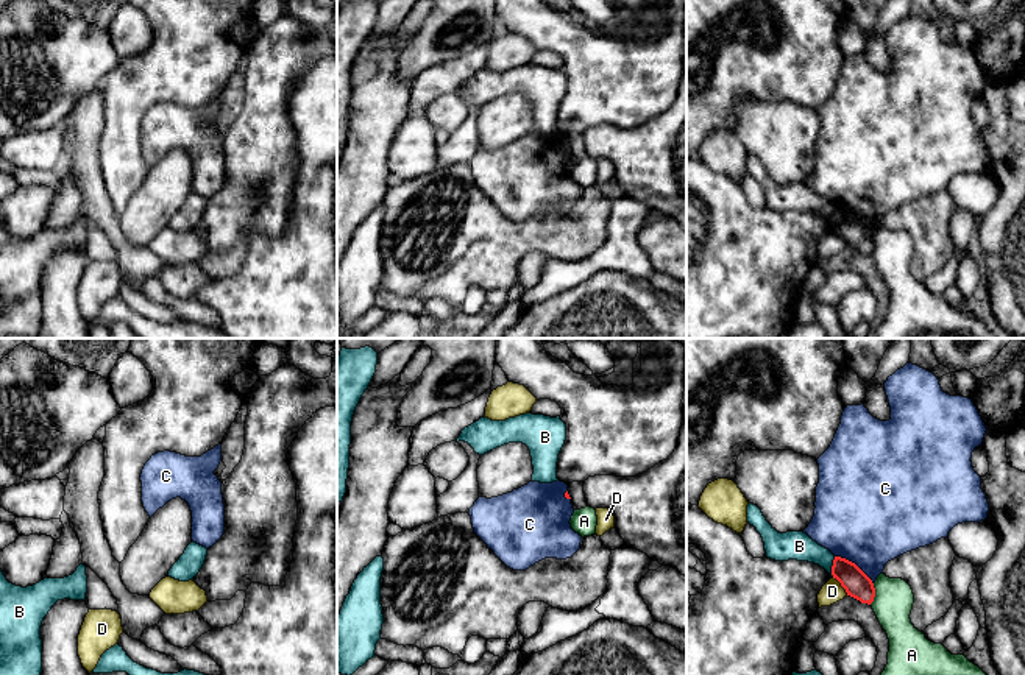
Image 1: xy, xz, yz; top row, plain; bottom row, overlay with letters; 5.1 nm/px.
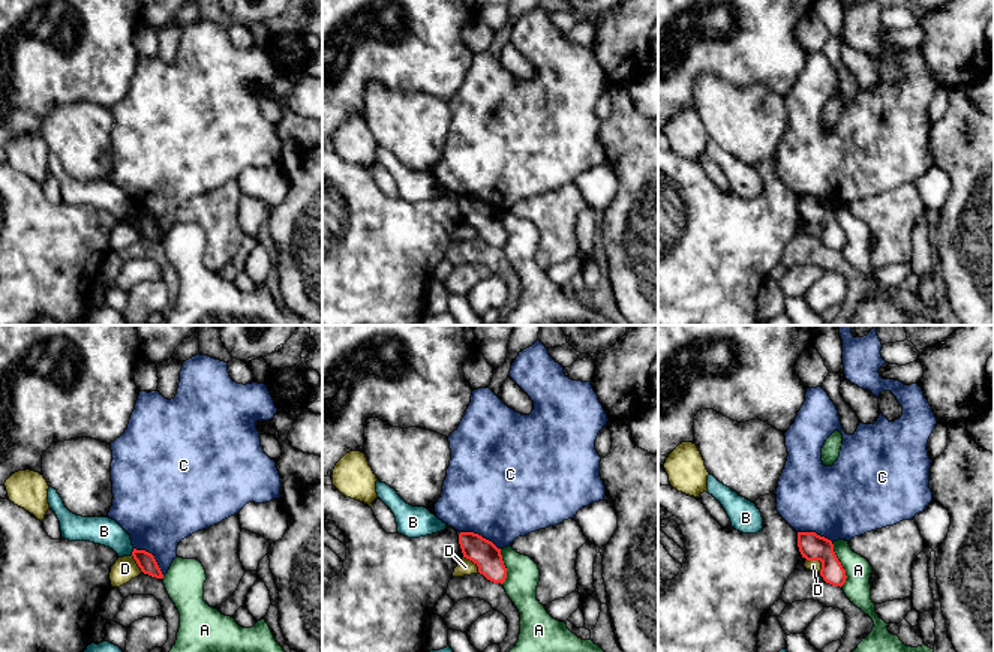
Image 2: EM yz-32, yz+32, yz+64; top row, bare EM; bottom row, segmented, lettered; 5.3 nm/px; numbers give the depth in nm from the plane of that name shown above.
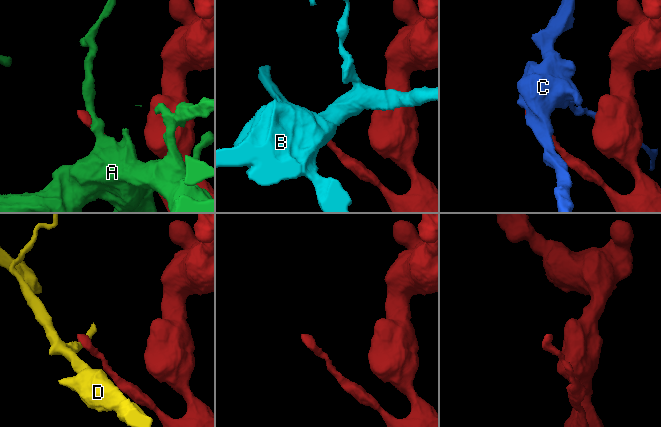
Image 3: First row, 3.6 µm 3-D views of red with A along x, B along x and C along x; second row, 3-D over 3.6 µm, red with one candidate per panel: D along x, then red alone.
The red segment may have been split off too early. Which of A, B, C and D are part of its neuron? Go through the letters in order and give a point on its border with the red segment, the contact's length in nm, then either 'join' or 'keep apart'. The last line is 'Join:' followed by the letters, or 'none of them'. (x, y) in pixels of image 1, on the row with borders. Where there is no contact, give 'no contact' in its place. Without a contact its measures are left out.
A: meets red in yz at (874, 594); contact 110 nm long; keep apart
B: meets red in yz at (832, 568); contact 110 nm long; keep apart
C: meets red in yz at (855, 565); contact 240 nm long; keep apart
D: meets red in yz at (841, 585); contact 120 nm long; keep apart
Join: none of them

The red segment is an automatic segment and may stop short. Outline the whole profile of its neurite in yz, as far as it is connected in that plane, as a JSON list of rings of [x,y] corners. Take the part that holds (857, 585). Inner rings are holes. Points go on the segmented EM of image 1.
[[[835,557],[832,575],[841,583],[847,595],[867,605],[874,602],[874,583],[855,563],[841,557]]]

